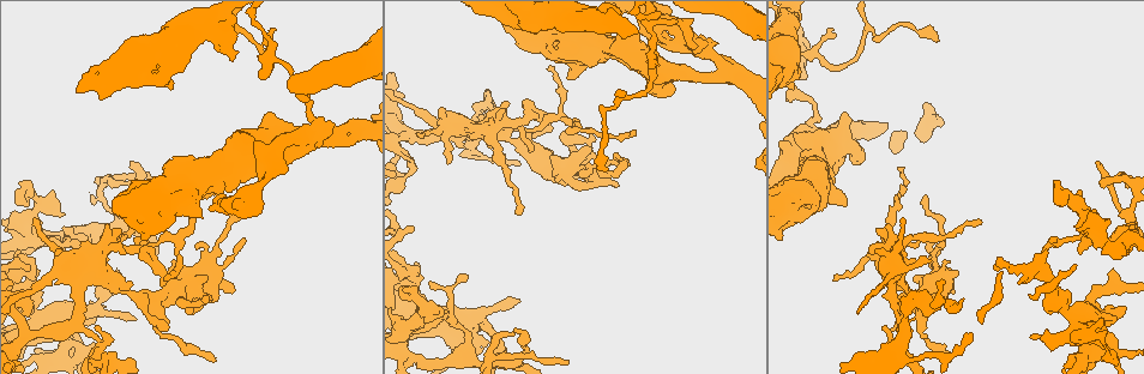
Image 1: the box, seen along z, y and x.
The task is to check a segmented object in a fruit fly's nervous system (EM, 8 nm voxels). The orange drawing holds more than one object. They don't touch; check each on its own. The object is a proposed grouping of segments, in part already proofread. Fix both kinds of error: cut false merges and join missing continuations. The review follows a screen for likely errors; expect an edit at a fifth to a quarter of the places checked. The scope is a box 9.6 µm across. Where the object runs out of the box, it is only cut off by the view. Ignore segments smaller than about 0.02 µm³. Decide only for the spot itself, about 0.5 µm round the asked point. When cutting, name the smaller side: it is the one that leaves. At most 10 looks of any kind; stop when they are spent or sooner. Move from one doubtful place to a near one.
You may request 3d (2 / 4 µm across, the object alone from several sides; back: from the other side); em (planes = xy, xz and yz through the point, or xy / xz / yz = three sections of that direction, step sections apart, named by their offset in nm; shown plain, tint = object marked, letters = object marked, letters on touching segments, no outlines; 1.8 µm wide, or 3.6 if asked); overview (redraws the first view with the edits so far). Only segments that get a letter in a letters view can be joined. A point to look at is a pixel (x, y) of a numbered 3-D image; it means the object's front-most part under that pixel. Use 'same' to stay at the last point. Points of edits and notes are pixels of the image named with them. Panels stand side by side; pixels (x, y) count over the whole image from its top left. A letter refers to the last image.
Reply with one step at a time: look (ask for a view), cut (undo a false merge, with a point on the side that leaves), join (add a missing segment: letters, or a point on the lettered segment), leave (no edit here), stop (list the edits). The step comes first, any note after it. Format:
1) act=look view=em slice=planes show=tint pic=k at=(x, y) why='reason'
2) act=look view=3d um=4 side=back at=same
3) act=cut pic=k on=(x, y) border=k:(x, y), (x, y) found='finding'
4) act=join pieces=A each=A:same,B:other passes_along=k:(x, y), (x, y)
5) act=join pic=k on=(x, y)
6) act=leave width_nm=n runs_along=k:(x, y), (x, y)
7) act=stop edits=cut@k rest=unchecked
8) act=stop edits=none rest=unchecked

act=look view=3d um=2 pic=1 at=(878, 233) why='free end'

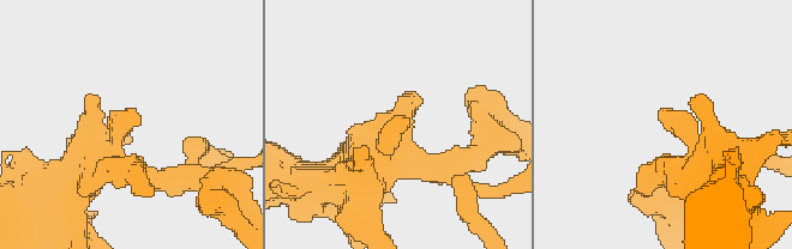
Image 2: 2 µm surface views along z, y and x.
act=look view=em slice=yz step=4 show=tint pic=2 at=(141, 124)

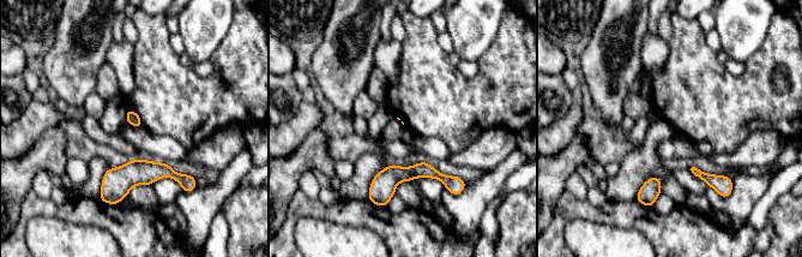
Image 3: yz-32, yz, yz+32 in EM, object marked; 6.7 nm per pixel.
act=look view=em slice=yz step=4 show=letters at=same why='what lies round it'

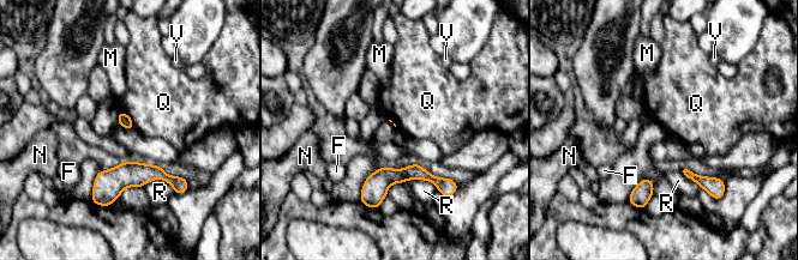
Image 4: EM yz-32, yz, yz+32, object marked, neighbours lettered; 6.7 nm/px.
act=leave each=F:other,M:other,N:other,Q:other,R:other,V:other border=4:(122, 110), (131, 119), (134, 128) found='none of them fits'

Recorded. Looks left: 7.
act=look view=em um=3.6 slice=planes show=letters pic=1 at=(160, 189) why='touches itself'

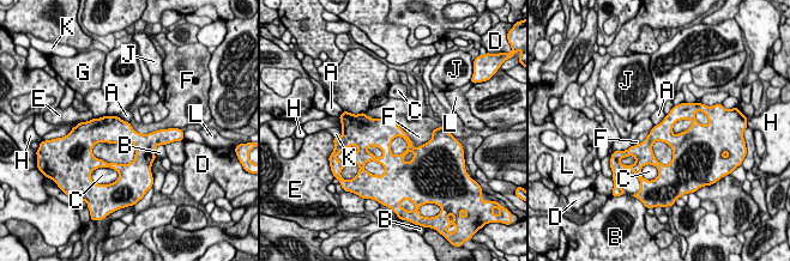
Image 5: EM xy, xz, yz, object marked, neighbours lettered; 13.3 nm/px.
act=leave each=A:other,B:other,C:other,D:other,E:other,F:other,G:other,H:other,J:other,K:other,L:other found='continuous, no second neuron'

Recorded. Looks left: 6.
act=look view=3d um=2 pic=1 at=(210, 255)

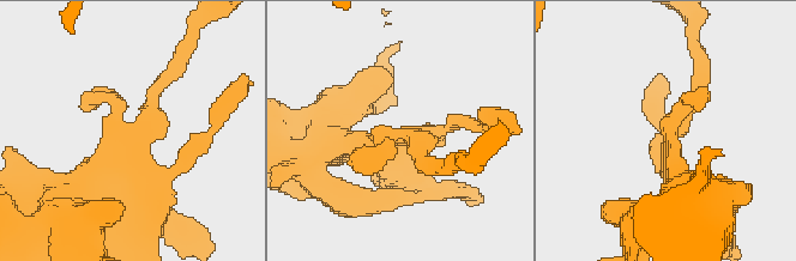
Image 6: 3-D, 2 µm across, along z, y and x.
act=look view=em slice=planes show=letters pic=6 at=(394, 134) why='shape alone is not enough'

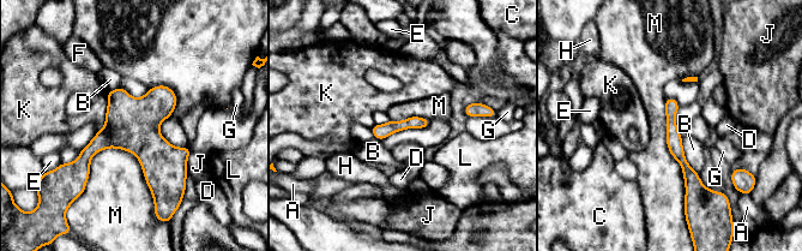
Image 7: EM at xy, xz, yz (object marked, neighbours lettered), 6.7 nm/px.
act=leave width_nm=100 each=A:other,B:other,C:other,D:other,E:other,F:other,G:other,H:other,J:other,K:other,L:other,M:other runs_along=7:(669, 100), (689, 195) found='all the same neuron'

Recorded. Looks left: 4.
act=look view=em slice=planes show=letters pic=1 at=(71, 339) why='arms part here'

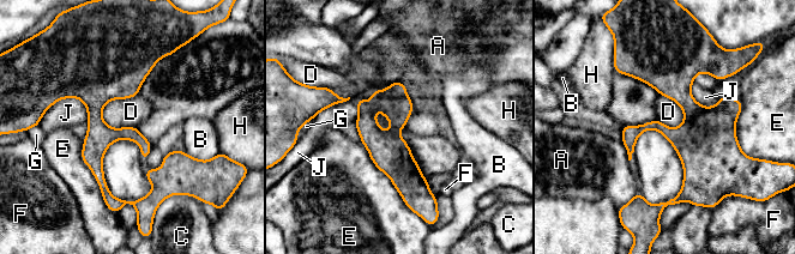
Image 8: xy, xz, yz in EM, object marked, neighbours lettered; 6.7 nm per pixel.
act=leave each=A:other,B:other,C:other,D:other,E:other,F:other,G:other,H:other,J:other border=8:(137, 95), (112, 98), (103, 121) found='all the same neuron'

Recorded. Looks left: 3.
act=stop edits=none rest=unchecked

